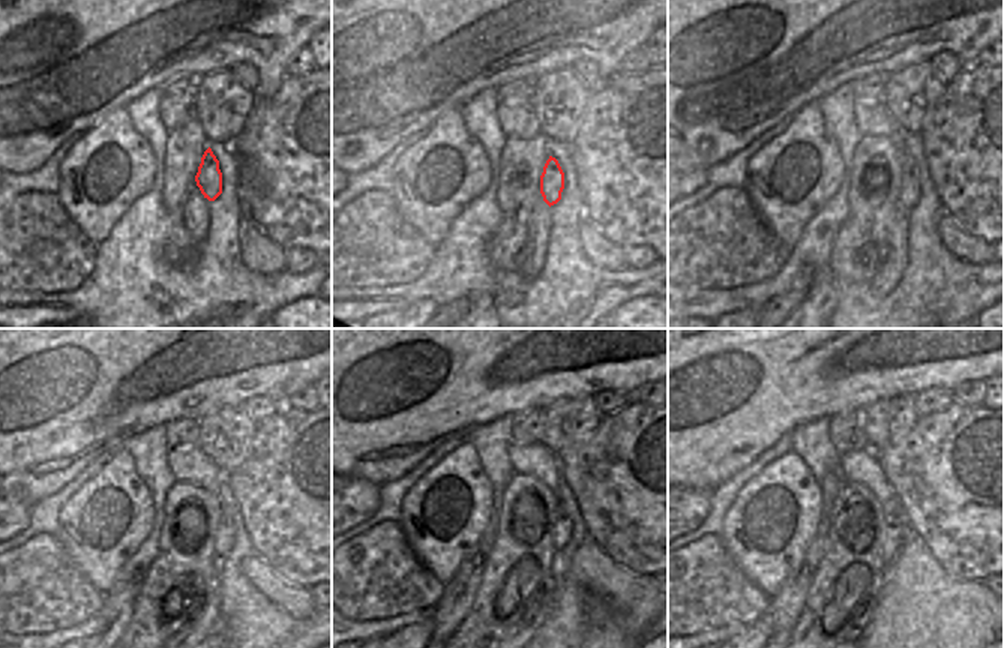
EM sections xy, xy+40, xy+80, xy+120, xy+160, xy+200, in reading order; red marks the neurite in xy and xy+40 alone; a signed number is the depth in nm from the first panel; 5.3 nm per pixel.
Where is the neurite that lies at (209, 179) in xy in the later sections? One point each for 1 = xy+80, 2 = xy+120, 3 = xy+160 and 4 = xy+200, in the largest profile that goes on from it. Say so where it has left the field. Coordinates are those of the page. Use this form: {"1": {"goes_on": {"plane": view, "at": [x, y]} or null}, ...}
{"1": {"goes_on": {"plane": "xy+80", "at": [895, 195]}}, "2": {"goes_on": {"plane": "xy+120", "at": [225, 531]}}, "3": {"goes_on": {"plane": "xy+160", "at": [563, 528]}}, "4": {"goes_on": {"plane": "xy+200", "at": [899, 531]}}}

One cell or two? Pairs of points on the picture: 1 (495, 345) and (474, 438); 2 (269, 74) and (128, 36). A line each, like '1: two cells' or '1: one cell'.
1: two cells
2: one cell

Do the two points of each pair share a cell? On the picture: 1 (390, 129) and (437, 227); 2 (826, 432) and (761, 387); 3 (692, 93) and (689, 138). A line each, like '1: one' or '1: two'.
1: two
2: two
3: one

